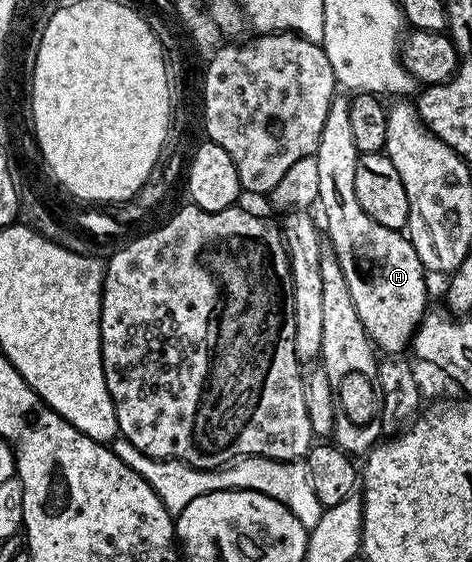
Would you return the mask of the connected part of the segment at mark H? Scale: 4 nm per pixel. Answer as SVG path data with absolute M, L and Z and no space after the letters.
M336 95L329 103L325 127L321 127L321 143L314 156L318 172L317 208L327 220L325 237L330 252L334 253L337 263L341 263L349 295L353 295L353 307L357 307L357 315L372 346L379 351L384 349L387 352L384 354L399 355L410 346L415 330L429 309L425 270L408 237L398 229L381 227L381 223L365 215L361 203L357 203L353 171L357 169L359 155L349 124L349 100Z

